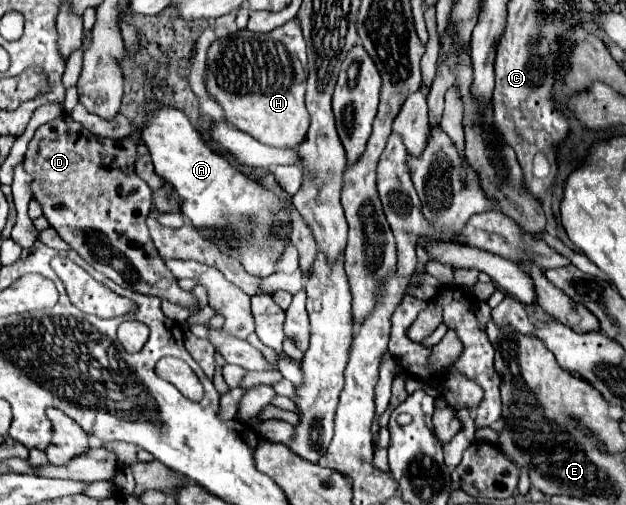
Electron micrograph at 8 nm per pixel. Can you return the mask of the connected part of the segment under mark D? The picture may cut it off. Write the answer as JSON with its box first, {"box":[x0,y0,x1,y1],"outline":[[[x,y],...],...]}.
{"box":[23,114,197,308],"outline":[[[63,114],[35,130],[35,136],[31,138],[23,168],[29,176],[33,176],[33,182],[29,184],[29,190],[33,194],[33,200],[39,202],[43,208],[43,216],[49,220],[49,224],[59,232],[59,236],[81,254],[85,262],[89,262],[95,270],[109,276],[119,286],[137,290],[141,294],[167,298],[181,306],[193,306],[197,308],[197,302],[191,292],[185,292],[177,286],[175,276],[165,266],[163,258],[157,254],[149,232],[147,232],[147,214],[151,210],[151,188],[145,180],[141,180],[135,174],[135,148],[137,138],[99,138],[93,136],[87,128],[83,128],[79,122],[75,122],[71,116]]]}

